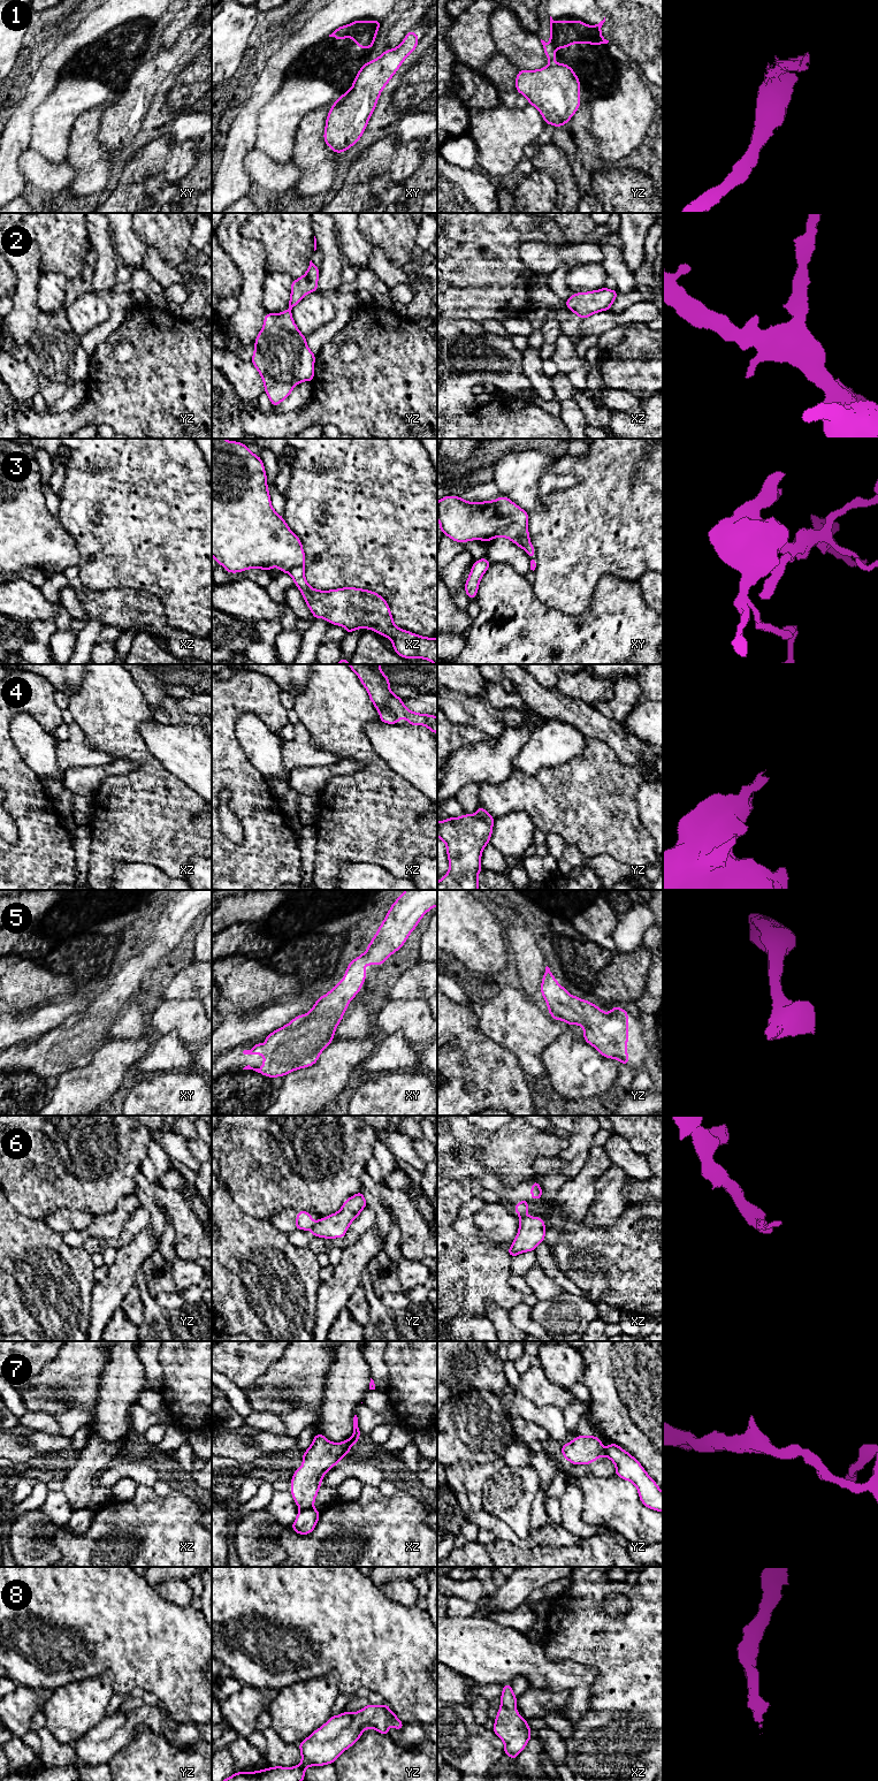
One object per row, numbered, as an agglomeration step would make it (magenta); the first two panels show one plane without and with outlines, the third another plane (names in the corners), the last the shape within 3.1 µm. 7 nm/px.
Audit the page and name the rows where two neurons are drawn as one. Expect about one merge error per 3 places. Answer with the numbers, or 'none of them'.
1, 3, 6, 7

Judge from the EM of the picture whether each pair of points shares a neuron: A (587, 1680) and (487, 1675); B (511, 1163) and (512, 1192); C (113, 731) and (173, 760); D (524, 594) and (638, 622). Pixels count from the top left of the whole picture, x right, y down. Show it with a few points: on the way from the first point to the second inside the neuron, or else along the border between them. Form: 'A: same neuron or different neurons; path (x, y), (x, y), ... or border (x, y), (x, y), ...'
A: same neuron; path (562, 1676), (542, 1674), (535, 1667), (512, 1667)
B: different neurons; border (490, 1170), (511, 1186), (536, 1180)
C: different neurons; border (140, 723), (139, 736), (146, 748), (165, 768)
D: same neuron; path (549, 623), (560, 634), (609, 630)

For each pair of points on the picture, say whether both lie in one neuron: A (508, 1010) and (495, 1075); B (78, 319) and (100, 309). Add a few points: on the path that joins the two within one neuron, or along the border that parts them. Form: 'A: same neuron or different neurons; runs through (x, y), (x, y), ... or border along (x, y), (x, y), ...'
A: different neurons; border along (480, 1028), (489, 1039), (509, 1049), (519, 1065)
B: same neuron; runs through (84, 316), (94, 312)

